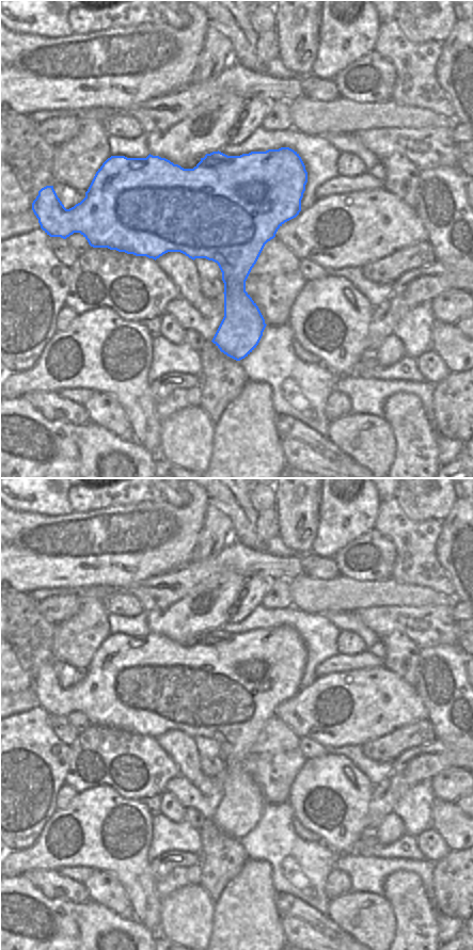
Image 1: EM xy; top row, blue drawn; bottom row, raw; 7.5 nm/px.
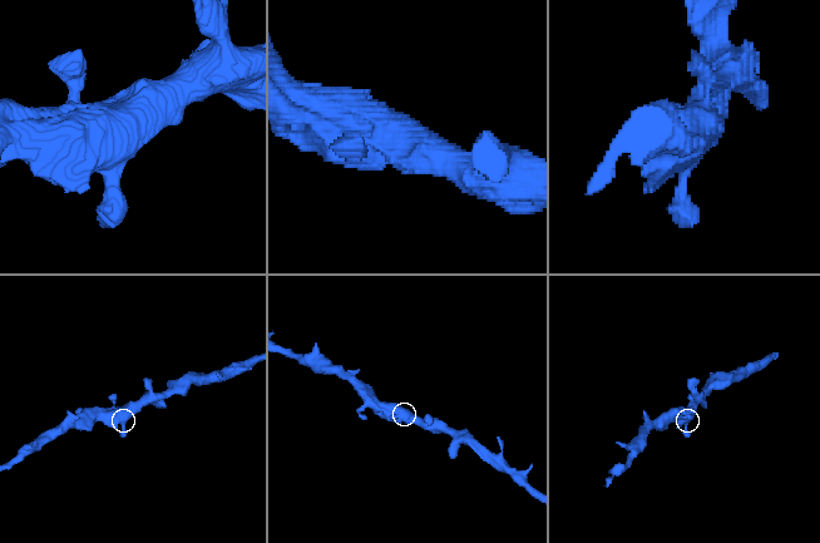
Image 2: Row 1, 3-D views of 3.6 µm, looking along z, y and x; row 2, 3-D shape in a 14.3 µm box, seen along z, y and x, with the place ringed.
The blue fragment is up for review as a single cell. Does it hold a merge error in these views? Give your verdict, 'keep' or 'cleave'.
keep

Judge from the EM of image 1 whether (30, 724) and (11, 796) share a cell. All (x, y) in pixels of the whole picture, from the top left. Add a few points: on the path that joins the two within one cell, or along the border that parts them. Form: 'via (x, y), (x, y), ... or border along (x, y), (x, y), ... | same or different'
via (22, 742), (16, 748), (11, 778) | same

